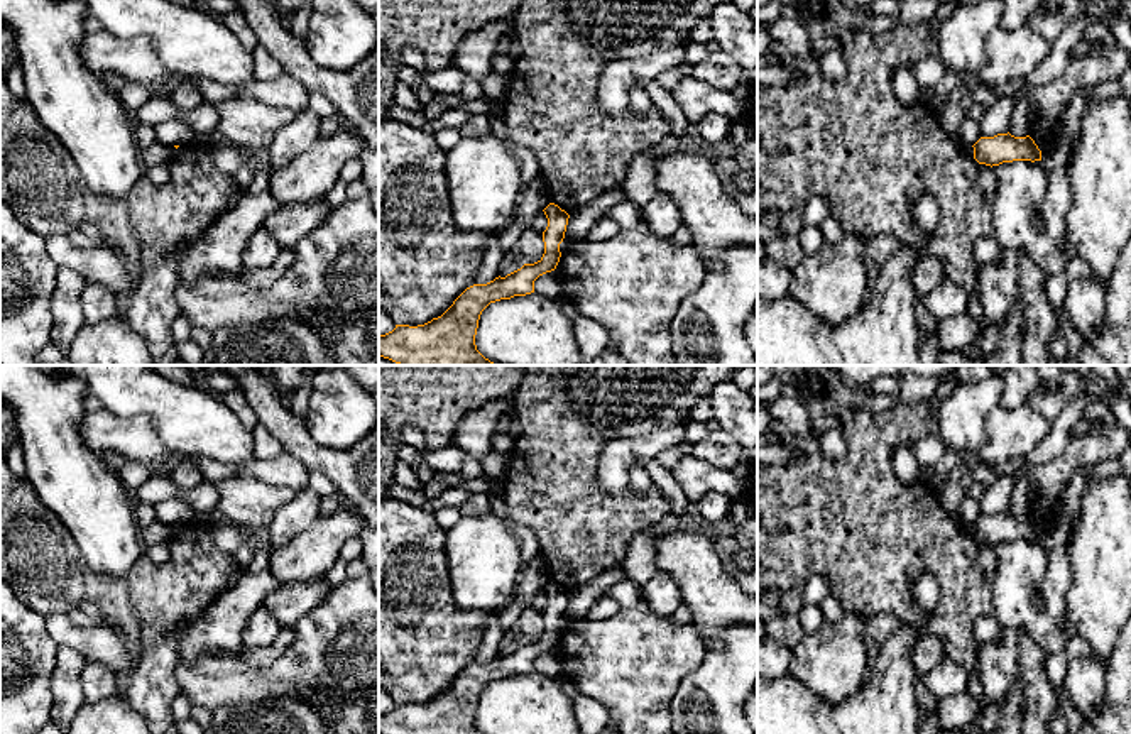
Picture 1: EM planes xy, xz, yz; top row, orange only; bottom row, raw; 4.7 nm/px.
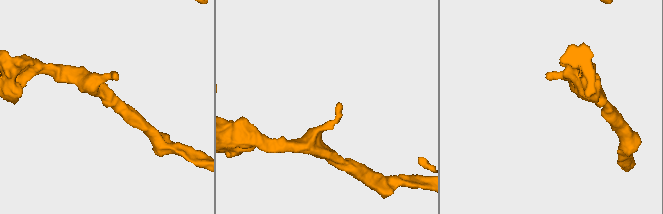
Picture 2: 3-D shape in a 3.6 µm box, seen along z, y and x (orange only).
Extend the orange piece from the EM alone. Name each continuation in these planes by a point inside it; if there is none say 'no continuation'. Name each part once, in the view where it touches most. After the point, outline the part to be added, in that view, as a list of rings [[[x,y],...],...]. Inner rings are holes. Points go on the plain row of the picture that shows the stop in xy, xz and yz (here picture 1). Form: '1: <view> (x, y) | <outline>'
no continuation

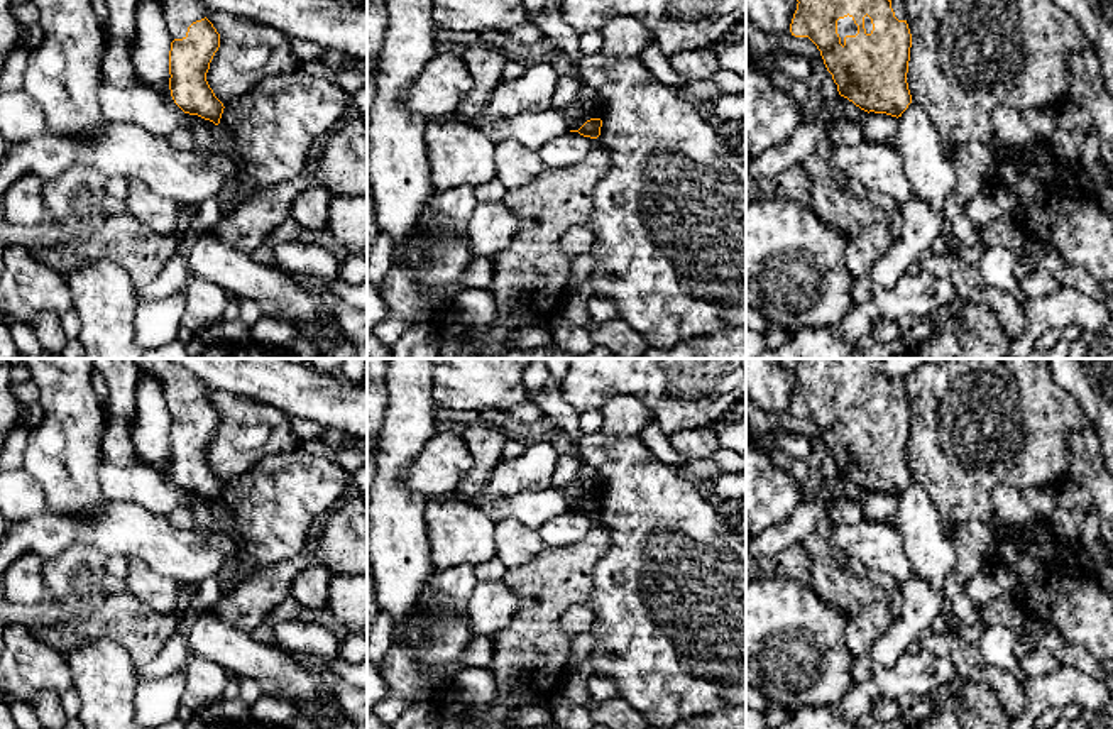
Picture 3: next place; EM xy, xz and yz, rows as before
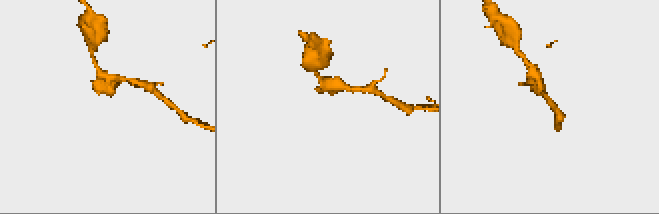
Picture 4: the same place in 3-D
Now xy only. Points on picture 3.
1: xy (181, 386) | [[[135,359],[139,377],[149,375],[161,382],[171,418],[186,416],[188,406],[206,396],[208,386],[191,370],[167,359]]]

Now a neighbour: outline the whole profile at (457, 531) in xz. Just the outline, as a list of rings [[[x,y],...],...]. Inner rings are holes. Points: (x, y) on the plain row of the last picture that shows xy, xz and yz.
[[[453,496],[426,501],[425,528],[435,568],[453,568],[463,562],[477,567],[497,555],[494,540],[496,521],[482,509]]]

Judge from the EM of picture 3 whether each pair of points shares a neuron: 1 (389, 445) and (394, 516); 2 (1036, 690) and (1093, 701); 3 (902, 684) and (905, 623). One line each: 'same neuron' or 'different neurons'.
1: same neuron
2: same neuron
3: different neurons

